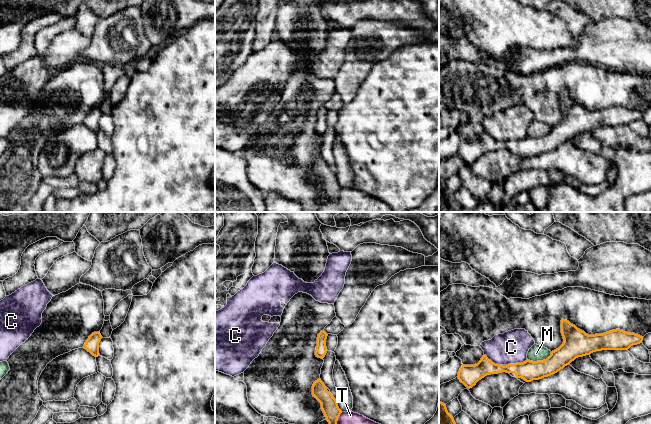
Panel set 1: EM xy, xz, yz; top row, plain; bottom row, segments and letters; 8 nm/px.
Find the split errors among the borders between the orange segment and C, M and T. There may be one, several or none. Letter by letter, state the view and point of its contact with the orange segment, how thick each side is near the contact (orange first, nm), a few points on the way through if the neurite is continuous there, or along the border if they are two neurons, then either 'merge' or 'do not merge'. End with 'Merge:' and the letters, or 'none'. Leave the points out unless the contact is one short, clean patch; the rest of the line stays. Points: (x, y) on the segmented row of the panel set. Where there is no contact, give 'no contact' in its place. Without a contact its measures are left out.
C: contact yz (516, 363); calibres 160 and 260 nm; do not merge
M: contact yz (539, 361); calibres 160 and 130 nm; border yz (551, 352), (542, 360), (530, 361), (527, 359); do not merge
T: contact xz (338, 417); calibres 140 and 100 nm; do not merge
Merge: none

